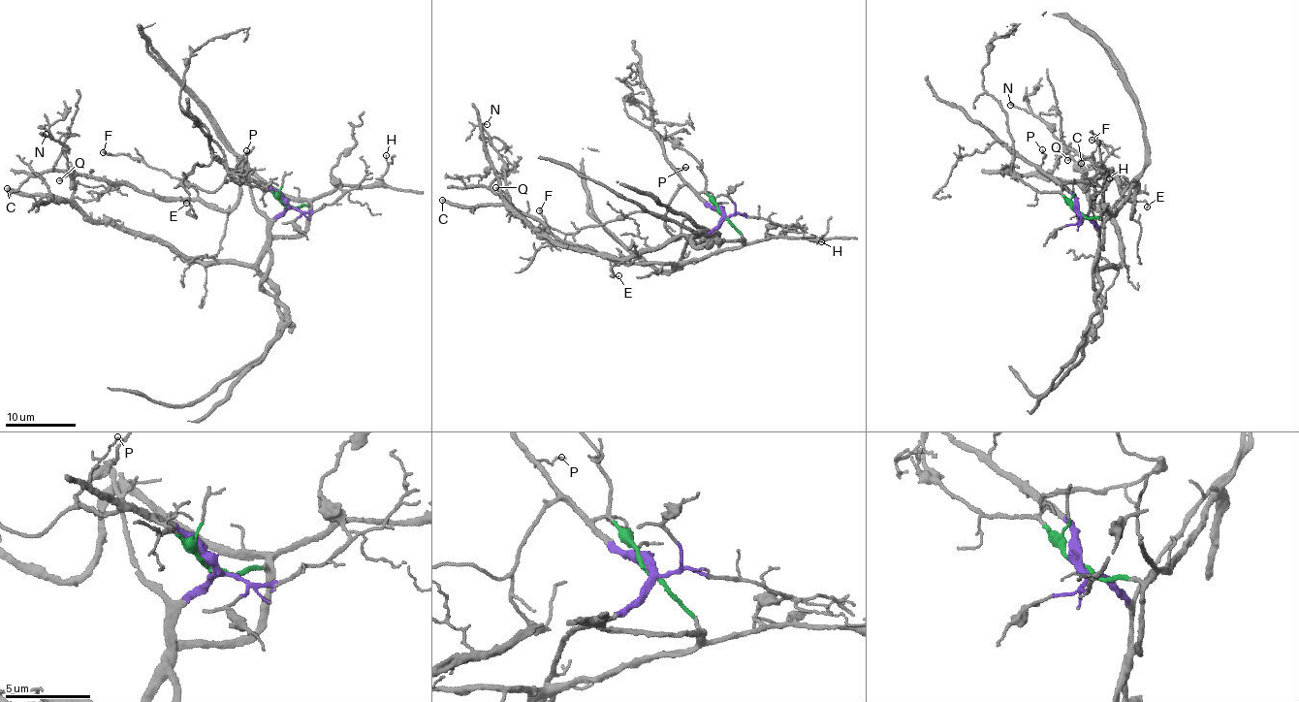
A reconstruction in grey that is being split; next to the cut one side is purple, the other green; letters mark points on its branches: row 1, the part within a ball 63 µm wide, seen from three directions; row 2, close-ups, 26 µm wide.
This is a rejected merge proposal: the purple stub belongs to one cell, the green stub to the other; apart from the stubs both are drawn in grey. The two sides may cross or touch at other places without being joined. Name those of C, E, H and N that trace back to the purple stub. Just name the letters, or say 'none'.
C, N

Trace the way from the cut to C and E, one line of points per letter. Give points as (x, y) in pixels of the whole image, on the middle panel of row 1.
C: (722, 213), (703, 236), (672, 237), (659, 247), (612, 258), (558, 244), (501, 205), (458, 206), (442, 200)
E: (720, 213), (733, 226), (742, 243), (715, 249), (686, 263), (613, 262), (611, 271), (617, 275)

